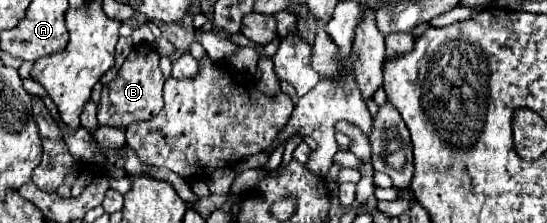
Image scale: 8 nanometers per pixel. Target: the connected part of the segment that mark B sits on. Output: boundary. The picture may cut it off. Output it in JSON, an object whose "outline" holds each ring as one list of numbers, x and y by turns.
{"outline":[[138,44,128,54,118,76,102,88,102,98,98,102,98,122,102,126,128,128,140,120,152,120,162,110,162,84,164,76,160,72,160,56,152,44]]}

